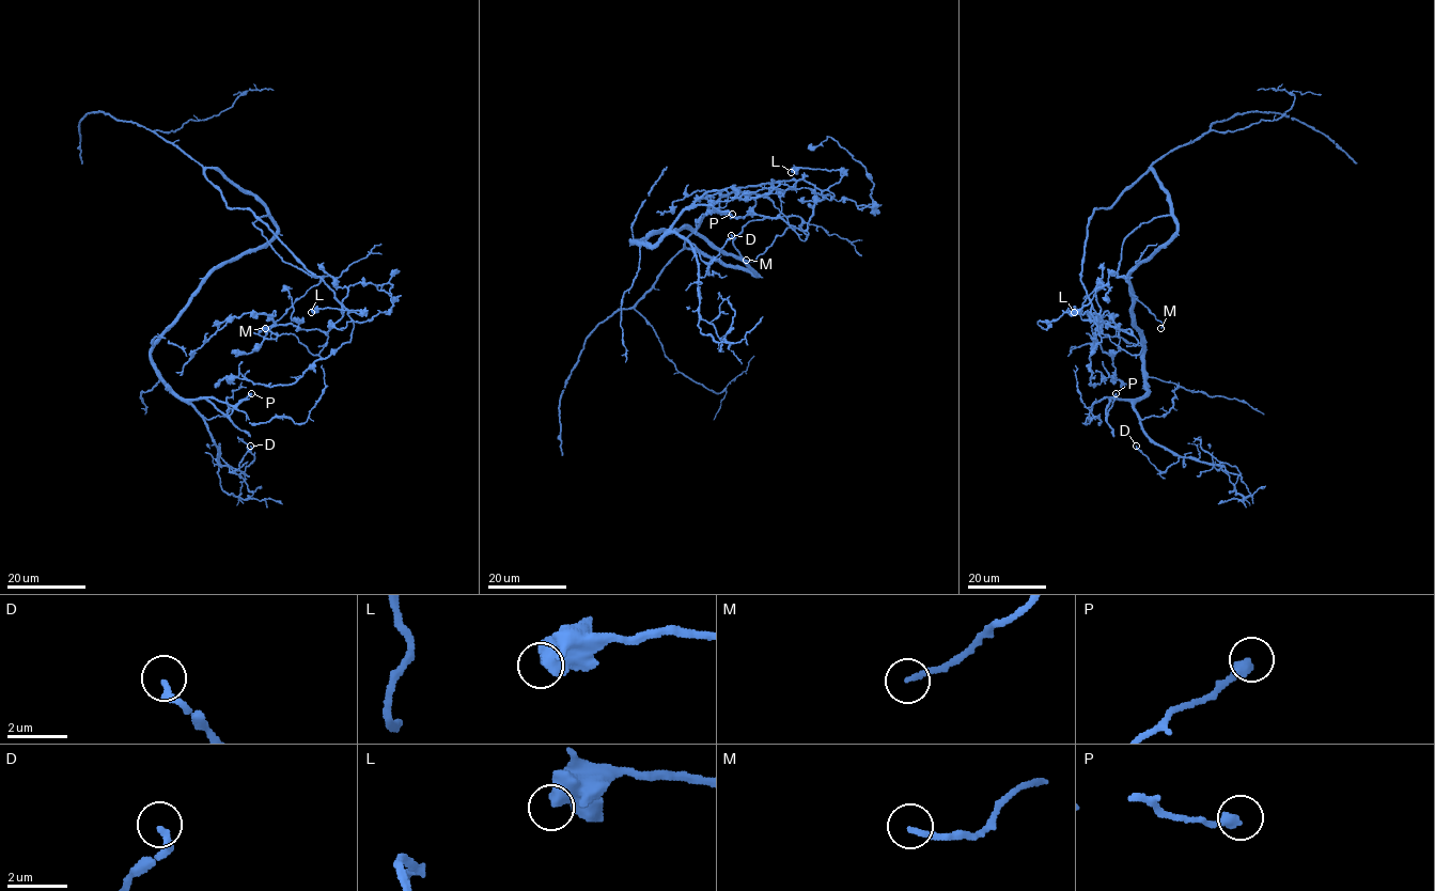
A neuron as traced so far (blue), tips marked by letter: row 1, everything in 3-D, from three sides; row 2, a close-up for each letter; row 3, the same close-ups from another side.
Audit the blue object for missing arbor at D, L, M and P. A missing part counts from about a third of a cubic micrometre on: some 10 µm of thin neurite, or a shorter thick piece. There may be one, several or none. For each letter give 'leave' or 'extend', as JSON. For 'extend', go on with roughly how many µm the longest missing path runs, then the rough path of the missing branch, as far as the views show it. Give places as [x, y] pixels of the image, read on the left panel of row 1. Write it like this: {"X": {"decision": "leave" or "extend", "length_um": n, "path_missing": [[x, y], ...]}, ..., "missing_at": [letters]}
{"D": {"decision": "leave"}, "L": {"decision": "leave"}, "M": {"decision": "leave"}, "P": {"decision": "leave"}, "missing_at": []}

